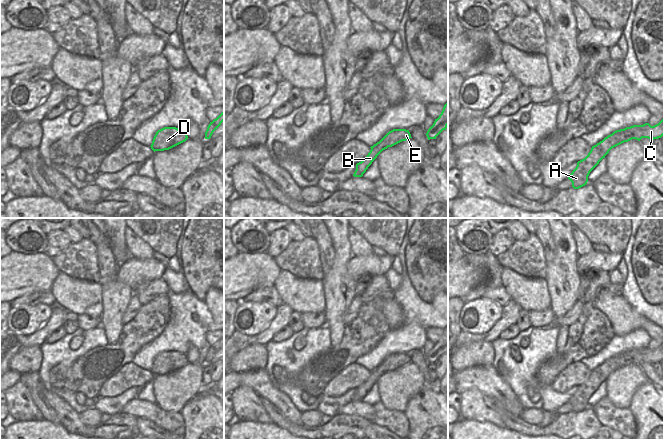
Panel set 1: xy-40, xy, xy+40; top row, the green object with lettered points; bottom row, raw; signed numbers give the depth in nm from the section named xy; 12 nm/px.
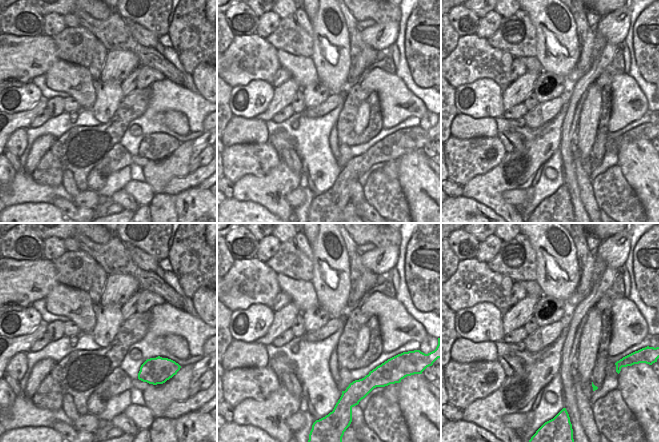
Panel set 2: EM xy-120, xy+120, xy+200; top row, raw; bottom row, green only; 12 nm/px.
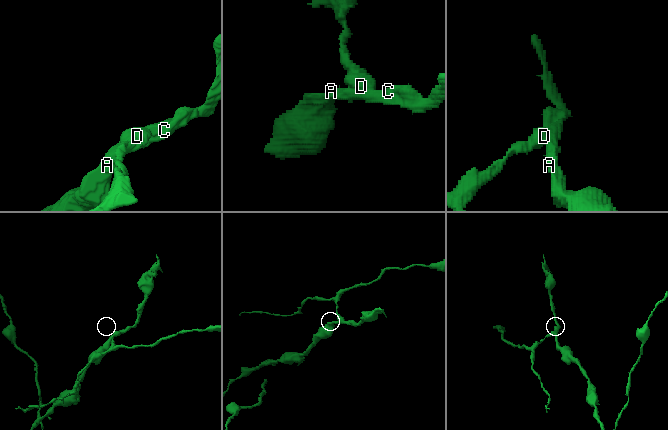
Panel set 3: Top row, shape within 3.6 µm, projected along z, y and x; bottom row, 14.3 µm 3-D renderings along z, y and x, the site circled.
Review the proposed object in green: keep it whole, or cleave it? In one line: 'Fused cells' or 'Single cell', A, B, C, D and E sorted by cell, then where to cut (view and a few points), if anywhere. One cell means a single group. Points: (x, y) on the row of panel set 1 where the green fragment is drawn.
Fused cells. Groups: A B C / D E. Split along xy (385, 136), (383, 144), (387, 147)

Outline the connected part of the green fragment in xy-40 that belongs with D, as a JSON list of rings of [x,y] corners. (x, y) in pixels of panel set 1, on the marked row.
[[[164,127],[156,132],[150,147],[154,152],[169,150],[187,139],[185,130],[176,127]]]

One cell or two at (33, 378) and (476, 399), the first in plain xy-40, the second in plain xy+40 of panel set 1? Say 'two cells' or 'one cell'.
two cells

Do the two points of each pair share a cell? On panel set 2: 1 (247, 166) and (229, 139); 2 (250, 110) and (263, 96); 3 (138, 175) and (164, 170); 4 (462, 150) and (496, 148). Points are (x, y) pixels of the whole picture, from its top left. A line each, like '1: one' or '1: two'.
1: two
2: one
3: two
4: one

